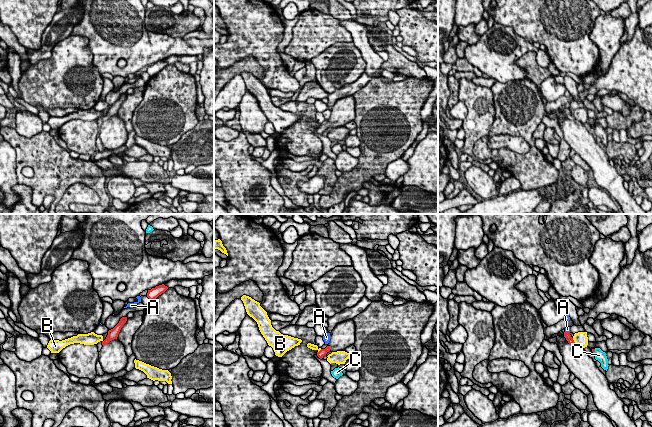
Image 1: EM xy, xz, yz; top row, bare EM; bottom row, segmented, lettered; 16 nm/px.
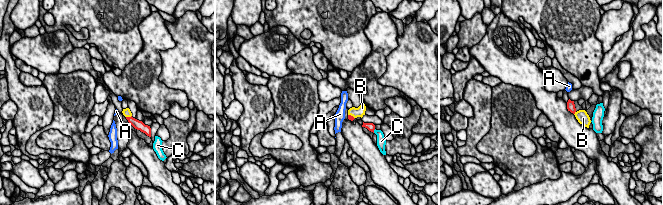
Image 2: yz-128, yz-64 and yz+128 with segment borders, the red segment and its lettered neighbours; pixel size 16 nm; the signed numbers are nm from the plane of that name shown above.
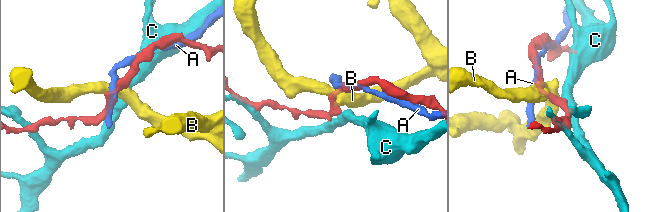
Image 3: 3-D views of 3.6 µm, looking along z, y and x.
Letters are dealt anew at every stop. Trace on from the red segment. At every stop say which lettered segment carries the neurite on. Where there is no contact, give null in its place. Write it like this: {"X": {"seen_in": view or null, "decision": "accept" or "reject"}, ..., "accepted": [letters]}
{"A": {"seen_in": "yz", "decision": "reject"}, "B": {"seen_in": "yz", "decision": "reject"}, "C": {"seen_in": "yz", "decision": "reject"}, "accepted": []}

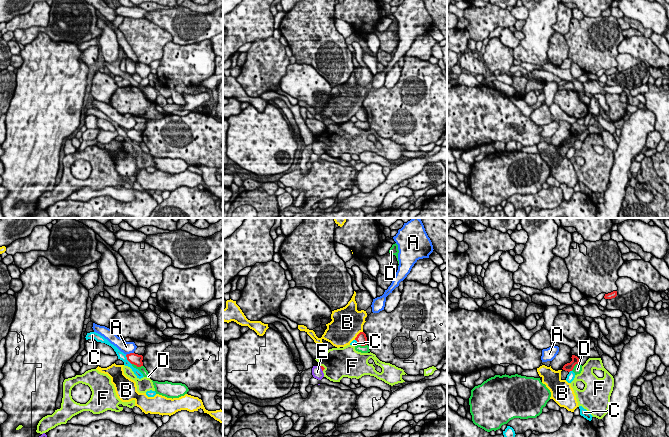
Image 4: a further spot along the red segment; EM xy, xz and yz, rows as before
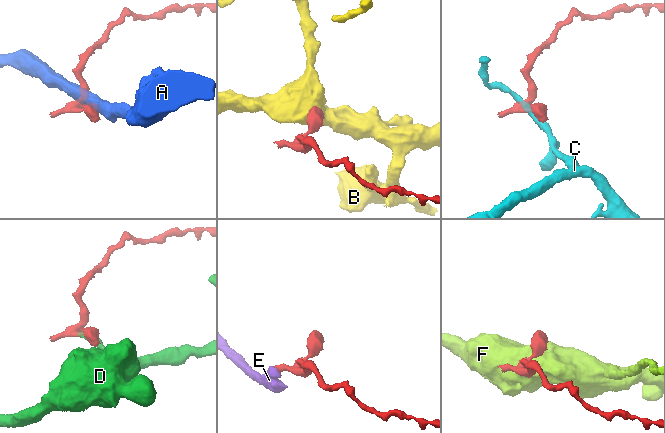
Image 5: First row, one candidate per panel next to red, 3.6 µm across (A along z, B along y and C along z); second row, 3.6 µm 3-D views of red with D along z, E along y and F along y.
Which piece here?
{"A": {"seen_in": "xy", "decision": "reject"}, "B": {"seen_in": "xz", "decision": "reject"}, "C": {"seen_in": "xy", "decision": "reject"}, "D": {"seen_in": "xy", "decision": "reject"}, "E": {"seen_in": "xz", "decision": "accept"}, "F": {"seen_in": "xz", "decision": "reject"}, "accepted": ["E"]}

